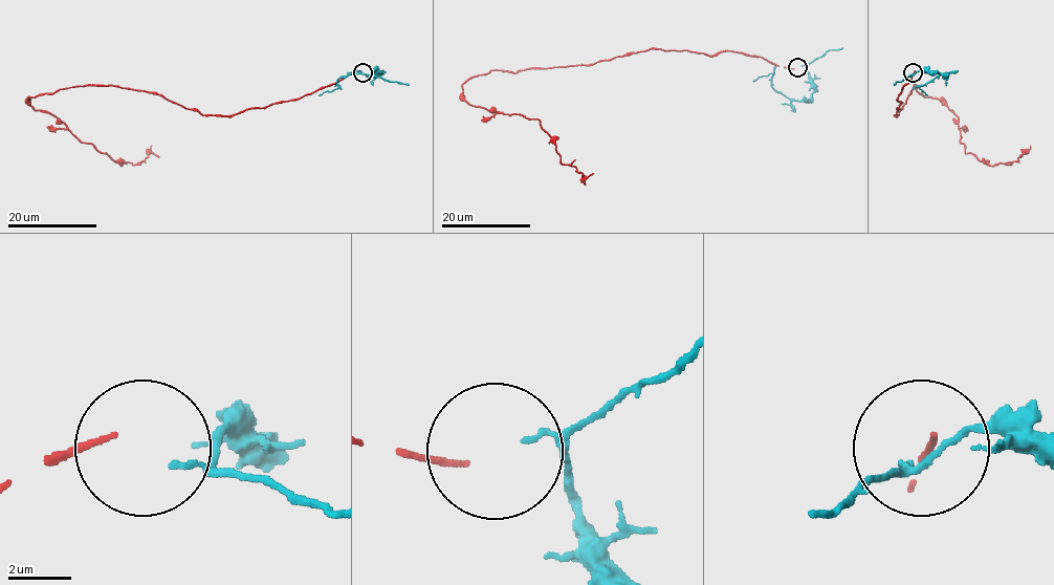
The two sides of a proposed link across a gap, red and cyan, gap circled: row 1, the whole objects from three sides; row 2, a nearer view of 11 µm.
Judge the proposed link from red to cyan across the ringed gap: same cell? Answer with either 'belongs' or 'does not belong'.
does not belong

